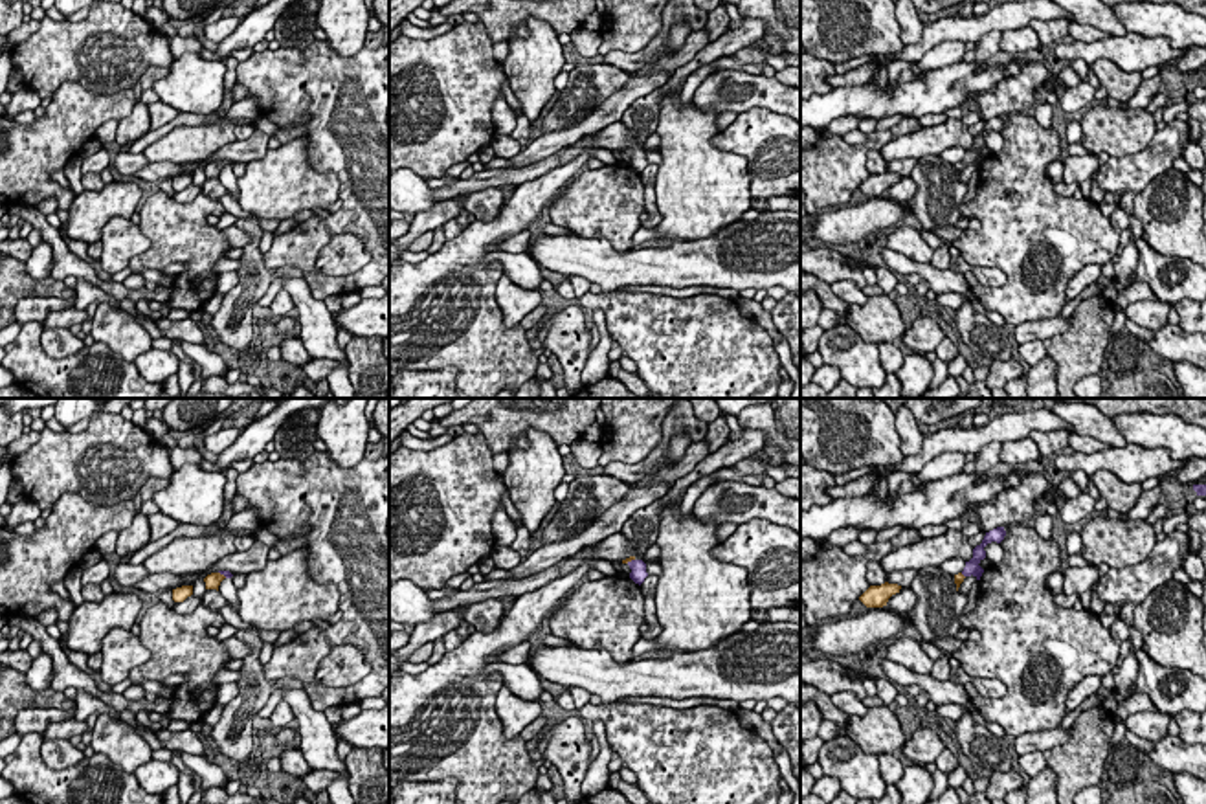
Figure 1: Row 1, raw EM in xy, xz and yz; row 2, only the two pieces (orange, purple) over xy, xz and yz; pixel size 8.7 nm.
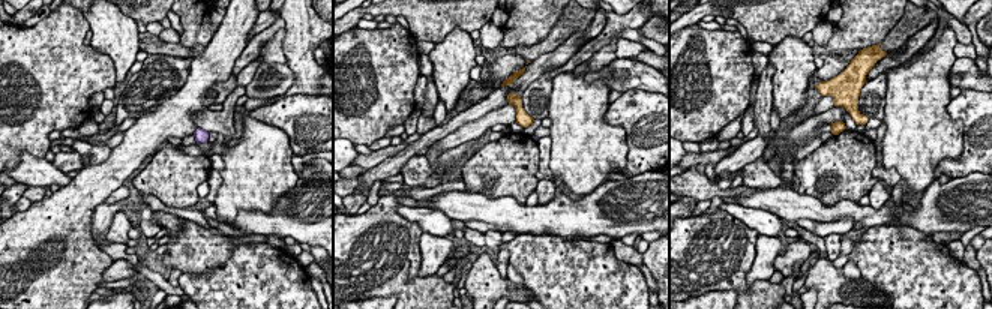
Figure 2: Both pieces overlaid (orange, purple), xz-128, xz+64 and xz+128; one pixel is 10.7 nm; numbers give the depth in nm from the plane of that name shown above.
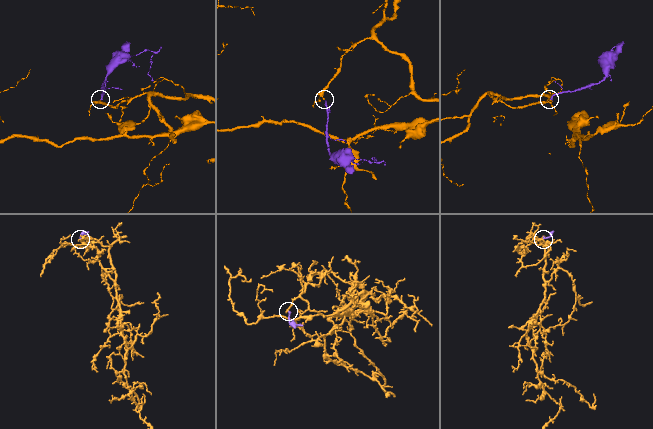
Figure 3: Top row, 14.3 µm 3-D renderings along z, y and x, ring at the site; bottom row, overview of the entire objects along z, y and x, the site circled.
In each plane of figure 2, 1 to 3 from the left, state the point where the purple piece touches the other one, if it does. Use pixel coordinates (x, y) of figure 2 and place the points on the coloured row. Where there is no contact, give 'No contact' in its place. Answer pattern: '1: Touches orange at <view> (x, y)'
1: No contact
2: No contact
3: No contact

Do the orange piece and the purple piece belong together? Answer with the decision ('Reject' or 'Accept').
Accept

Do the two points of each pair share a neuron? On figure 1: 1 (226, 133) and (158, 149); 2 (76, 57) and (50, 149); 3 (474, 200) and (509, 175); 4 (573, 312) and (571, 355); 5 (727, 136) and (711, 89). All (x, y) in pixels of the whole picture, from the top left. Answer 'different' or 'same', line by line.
1: same
2: different
3: different
4: same
5: different

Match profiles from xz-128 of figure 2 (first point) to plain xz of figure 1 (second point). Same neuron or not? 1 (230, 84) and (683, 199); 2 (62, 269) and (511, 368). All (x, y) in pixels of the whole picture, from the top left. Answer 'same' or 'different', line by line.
1: different
2: same

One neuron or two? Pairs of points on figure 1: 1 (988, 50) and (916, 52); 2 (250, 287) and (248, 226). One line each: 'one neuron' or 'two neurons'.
1: two neurons
2: one neuron

